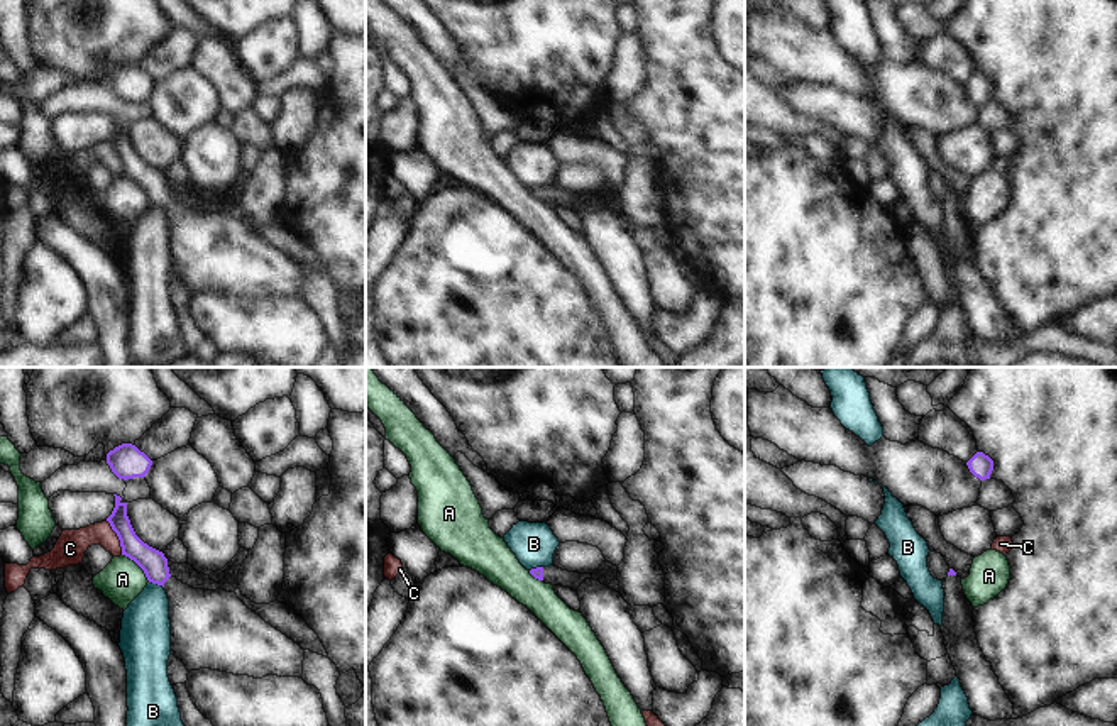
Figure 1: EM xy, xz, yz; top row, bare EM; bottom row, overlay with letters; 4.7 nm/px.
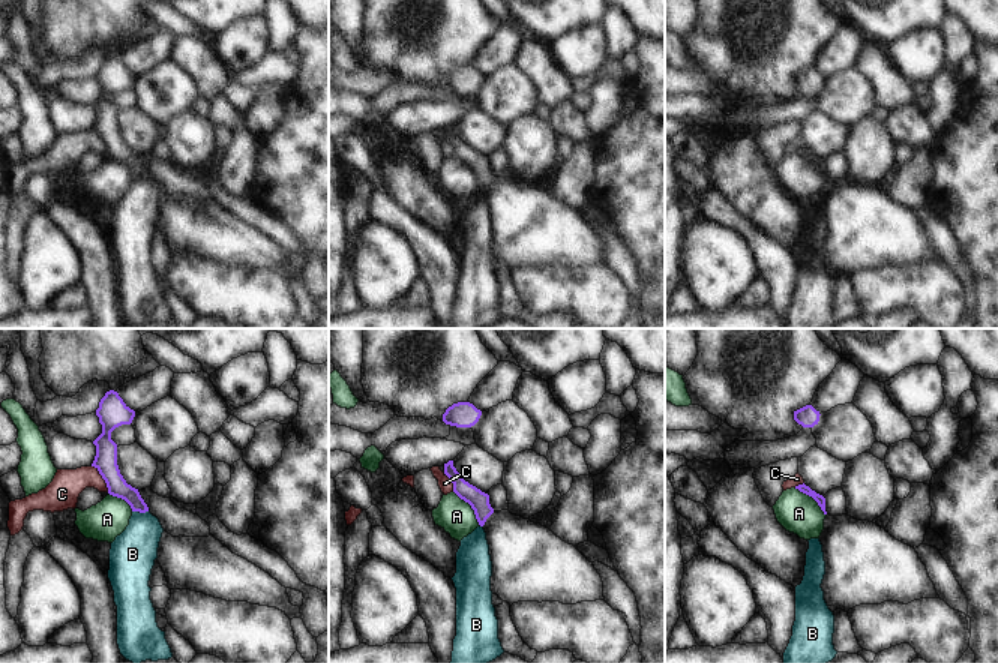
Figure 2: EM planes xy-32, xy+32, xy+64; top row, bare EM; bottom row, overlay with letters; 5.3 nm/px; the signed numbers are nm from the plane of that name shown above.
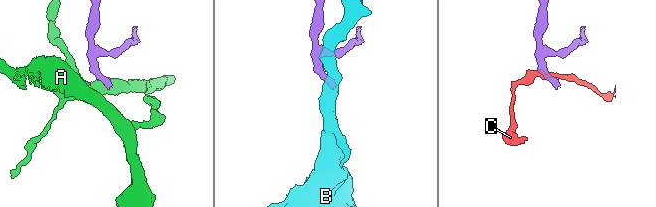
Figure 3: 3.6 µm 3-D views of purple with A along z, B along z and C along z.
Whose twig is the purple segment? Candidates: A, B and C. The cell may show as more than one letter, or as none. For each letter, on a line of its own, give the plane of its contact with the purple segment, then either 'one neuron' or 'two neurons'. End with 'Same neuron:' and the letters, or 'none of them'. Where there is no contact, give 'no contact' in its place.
A: contact in xy; two neurons
B: contact in xy; two neurons
C: contact in xy; two neurons
Same neuron: none of them

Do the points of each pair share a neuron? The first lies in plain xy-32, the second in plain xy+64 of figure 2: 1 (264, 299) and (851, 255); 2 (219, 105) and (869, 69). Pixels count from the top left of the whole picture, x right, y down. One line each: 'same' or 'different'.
1: different
2: different

